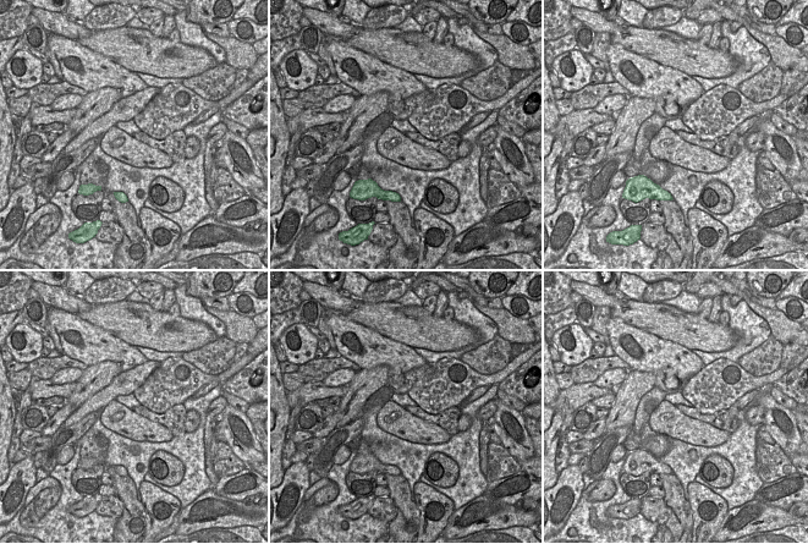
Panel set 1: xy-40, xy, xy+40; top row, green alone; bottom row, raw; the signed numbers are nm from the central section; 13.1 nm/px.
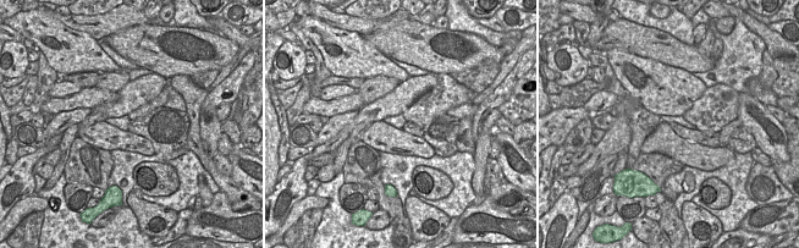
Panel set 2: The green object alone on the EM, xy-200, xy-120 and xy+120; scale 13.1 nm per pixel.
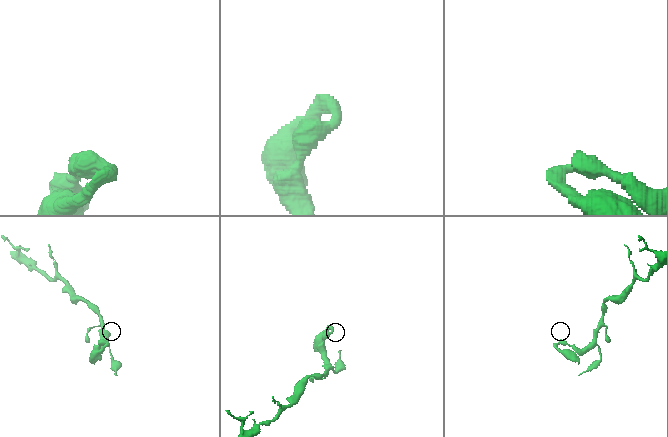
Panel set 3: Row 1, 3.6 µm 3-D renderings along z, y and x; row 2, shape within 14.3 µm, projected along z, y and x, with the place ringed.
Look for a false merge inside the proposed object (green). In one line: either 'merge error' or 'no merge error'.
no merge error

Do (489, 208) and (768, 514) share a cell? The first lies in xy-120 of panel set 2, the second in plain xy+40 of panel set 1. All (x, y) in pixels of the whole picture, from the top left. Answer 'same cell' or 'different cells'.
same cell

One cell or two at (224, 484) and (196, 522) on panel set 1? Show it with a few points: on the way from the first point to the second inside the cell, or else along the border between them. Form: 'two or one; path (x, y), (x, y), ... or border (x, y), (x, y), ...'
two; border (212, 488), (223, 496), (243, 501)

